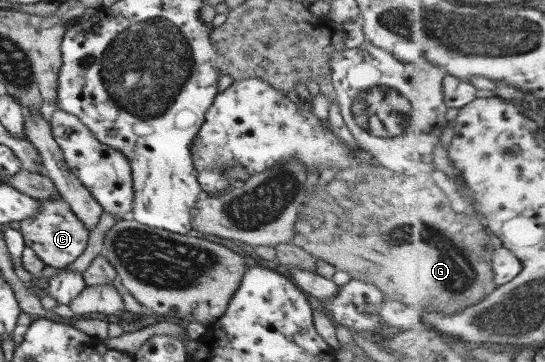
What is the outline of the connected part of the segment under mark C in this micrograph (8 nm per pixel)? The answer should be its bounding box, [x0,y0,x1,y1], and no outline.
[18,198,89,269]

